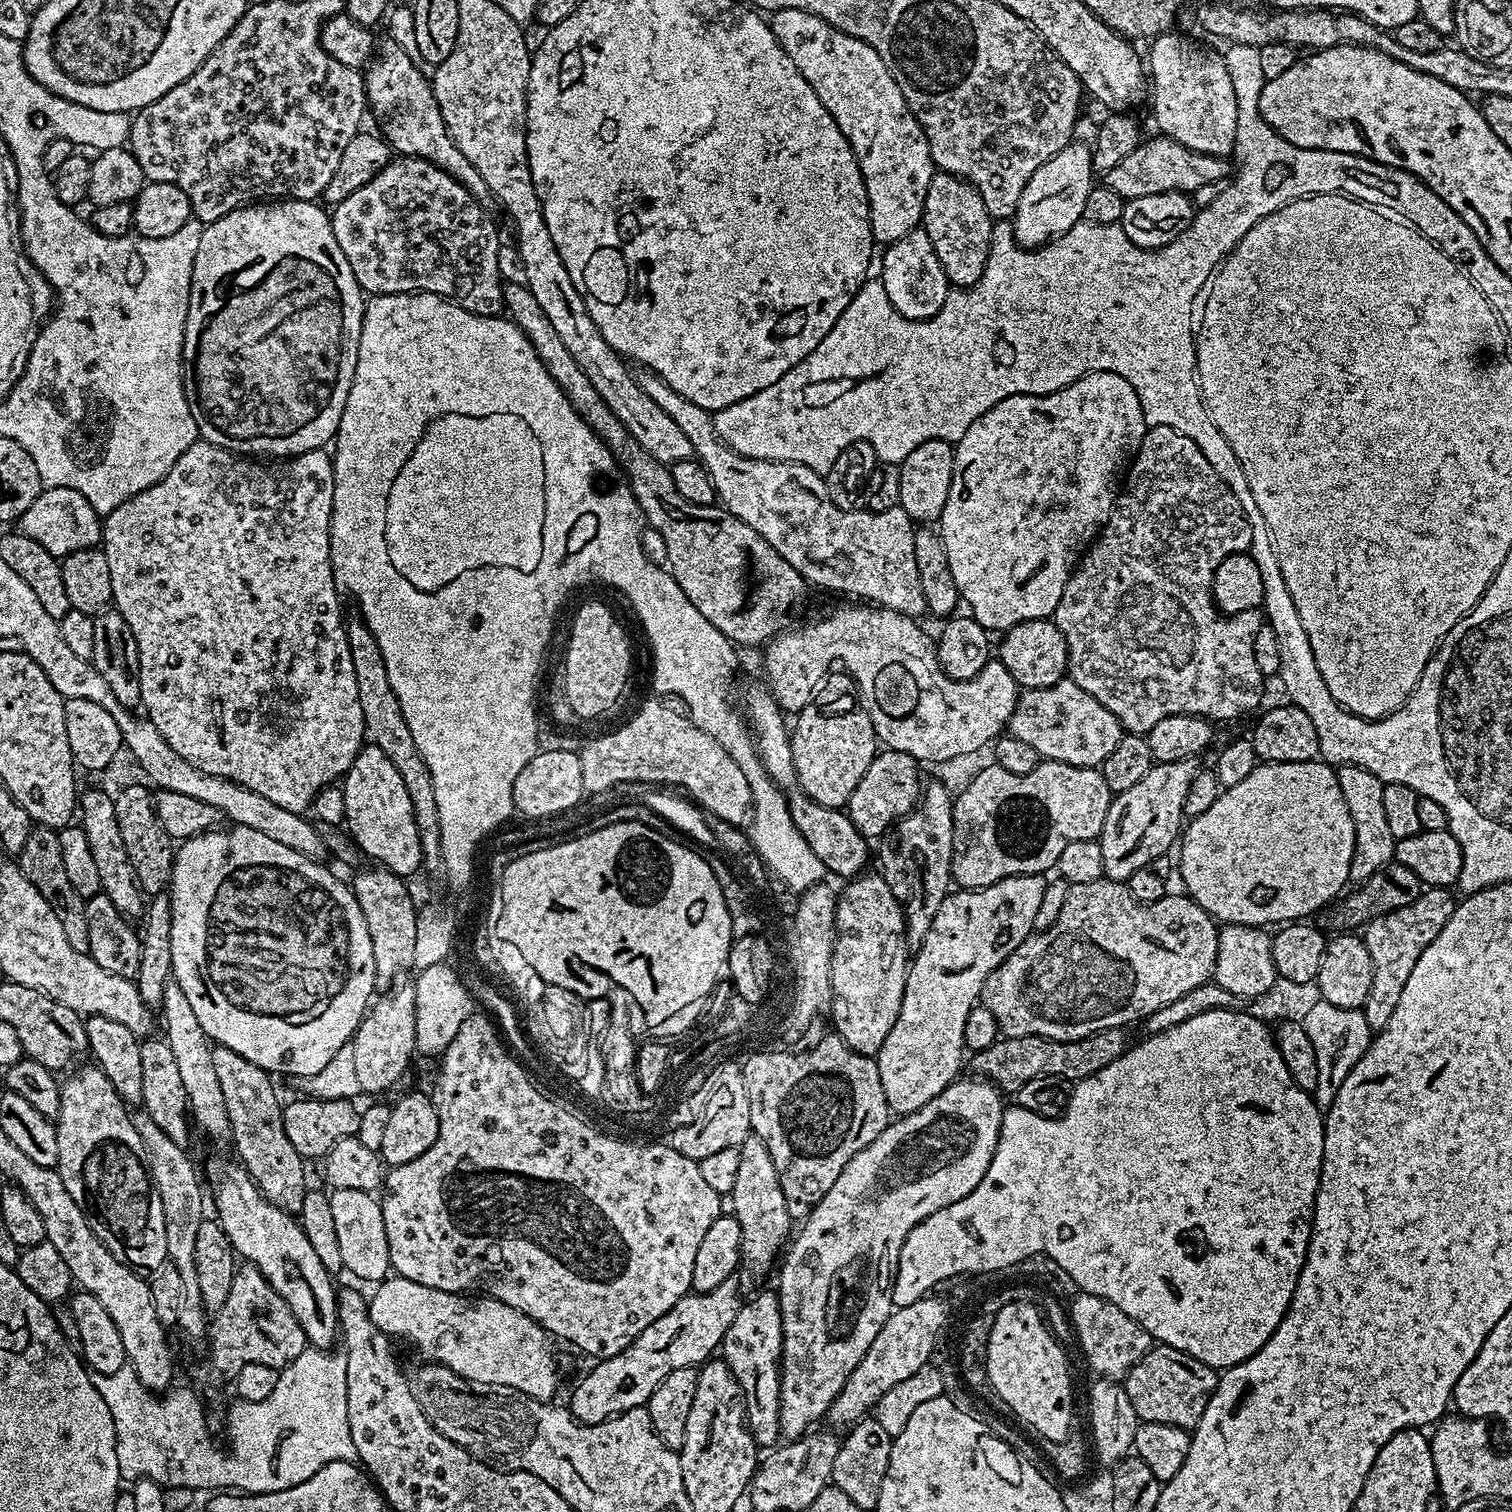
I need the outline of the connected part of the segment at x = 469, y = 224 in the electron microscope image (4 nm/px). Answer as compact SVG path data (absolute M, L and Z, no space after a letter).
M397 155L381 172L374 174L374 178L370 178L370 182L366 182L366 186L354 190L354 194L350 194L350 198L335 205L331 209L330 219L334 238L338 238L338 246L342 246L342 254L346 254L346 262L350 262L350 270L354 270L354 278L358 282L361 292L372 296L389 296L395 292L433 292L435 296L441 296L443 300L450 300L462 310L473 312L476 316L499 316L504 312L504 284L498 270L498 250L502 240L501 237L496 237L491 222L486 217L479 216L480 210L482 208L479 203L470 202L466 186L462 182L456 181L446 170L440 169L438 165L434 165L422 157Z

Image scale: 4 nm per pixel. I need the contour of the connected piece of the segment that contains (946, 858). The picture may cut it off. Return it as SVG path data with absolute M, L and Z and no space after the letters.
M936 780L930 781L929 784L927 781L922 788L920 803L895 825L896 845L884 856L882 875L886 886L890 886L890 894L894 894L894 898L900 903L904 911L904 921L908 927L906 938L908 939L908 947L912 950L919 949L926 938L926 934L930 934L930 925L934 923L934 914L938 914L938 906L942 906L942 902L950 895L950 889L954 884L952 879L952 855L954 854L953 803L953 793L948 793L946 785L939 784Z

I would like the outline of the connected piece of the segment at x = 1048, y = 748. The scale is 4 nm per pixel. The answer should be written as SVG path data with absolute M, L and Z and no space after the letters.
M1071 678L1059 680L1054 686L1021 691L1014 714L1008 719L1007 731L1034 746L1044 760L1095 769L1099 769L1106 754L1118 746L1122 735L1118 718L1114 718L1098 698L1090 698Z

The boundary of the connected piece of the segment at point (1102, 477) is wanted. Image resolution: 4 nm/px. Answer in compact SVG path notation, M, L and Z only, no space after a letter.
M1095 372L1078 378L1070 386L1054 394L1006 398L998 402L998 406L986 410L986 414L982 414L982 418L978 418L978 422L974 422L974 426L970 426L970 430L966 430L966 434L955 441L954 478L950 482L950 498L946 498L946 506L938 521L938 531L946 546L946 559L950 561L950 570L954 574L954 586L958 586L961 601L965 605L968 603L967 611L982 627L1007 630L1027 620L1043 620L1055 613L1058 598L1062 598L1062 590L1068 577L1072 575L1073 568L1110 518L1118 495L1116 471L1120 467L1123 469L1135 456L1148 429L1148 423L1142 418L1138 394L1134 394L1134 386L1130 386L1130 382L1126 382L1126 378L1118 374Z

